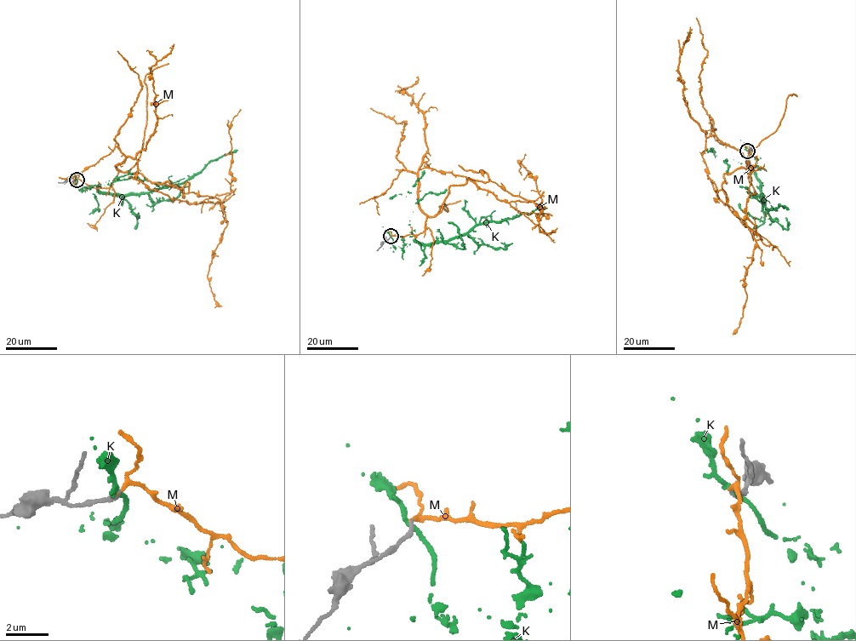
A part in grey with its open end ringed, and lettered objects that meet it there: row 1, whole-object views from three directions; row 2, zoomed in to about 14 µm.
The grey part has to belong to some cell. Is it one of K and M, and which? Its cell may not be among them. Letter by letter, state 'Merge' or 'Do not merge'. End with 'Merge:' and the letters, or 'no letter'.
K: Do not merge
M: Merge
Merge: M

